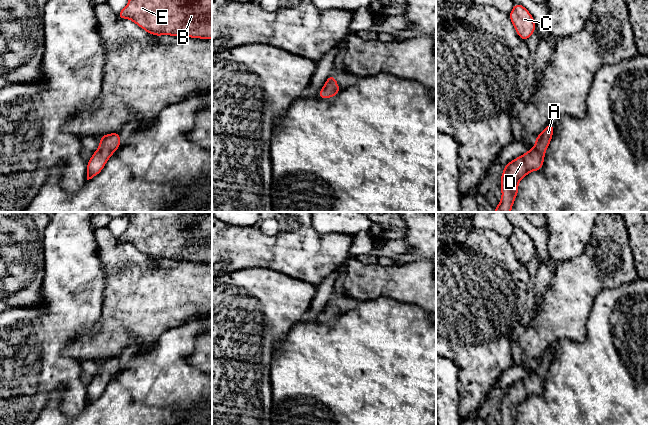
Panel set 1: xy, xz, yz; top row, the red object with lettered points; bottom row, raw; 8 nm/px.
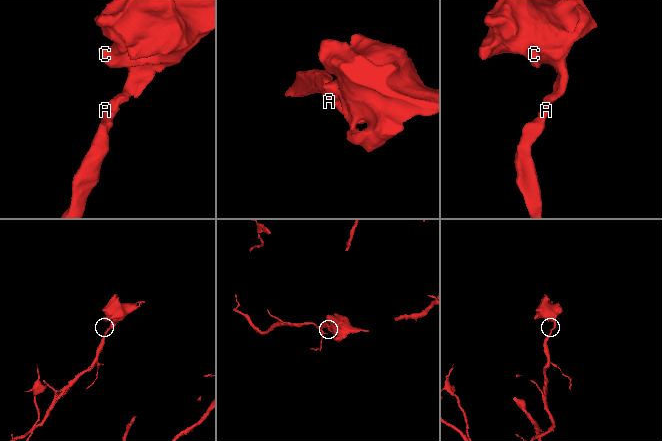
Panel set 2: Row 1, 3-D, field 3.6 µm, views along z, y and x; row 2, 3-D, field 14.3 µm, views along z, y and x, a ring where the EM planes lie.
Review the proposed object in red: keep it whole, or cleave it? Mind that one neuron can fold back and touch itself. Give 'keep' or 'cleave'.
keep

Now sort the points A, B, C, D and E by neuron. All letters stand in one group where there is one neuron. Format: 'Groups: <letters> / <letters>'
Groups: A B C D E

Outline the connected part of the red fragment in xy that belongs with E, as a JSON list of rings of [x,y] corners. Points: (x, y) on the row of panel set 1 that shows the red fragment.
[[[129,0],[118,13],[121,19],[129,19],[147,33],[162,36],[179,36],[199,39],[212,39],[212,0]]]

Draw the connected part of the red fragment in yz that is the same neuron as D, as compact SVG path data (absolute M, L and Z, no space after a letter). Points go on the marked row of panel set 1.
M550 123L535 138L533 148L504 166L500 182L502 198L494 212L511 212L518 195L519 182L530 172L541 170L553 132L553 123Z

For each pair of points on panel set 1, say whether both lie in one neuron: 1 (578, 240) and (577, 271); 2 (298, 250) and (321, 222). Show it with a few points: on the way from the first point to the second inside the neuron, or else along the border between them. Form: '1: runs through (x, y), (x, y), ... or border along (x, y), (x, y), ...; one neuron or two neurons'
1: border along (592, 234), (581, 253), (558, 264); two neurons
2: border along (311, 222), (311, 225), (320, 233), (338, 234); two neurons

